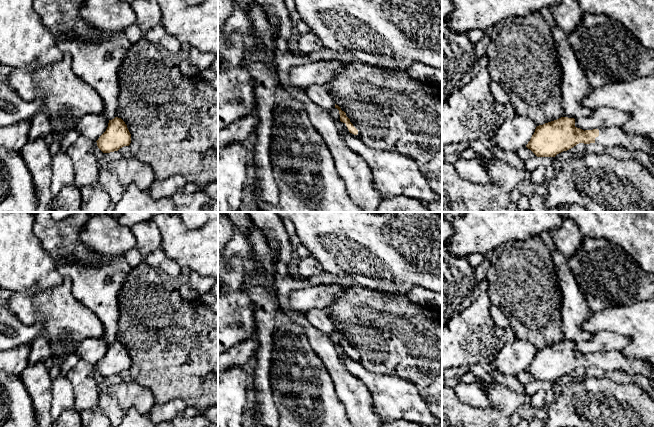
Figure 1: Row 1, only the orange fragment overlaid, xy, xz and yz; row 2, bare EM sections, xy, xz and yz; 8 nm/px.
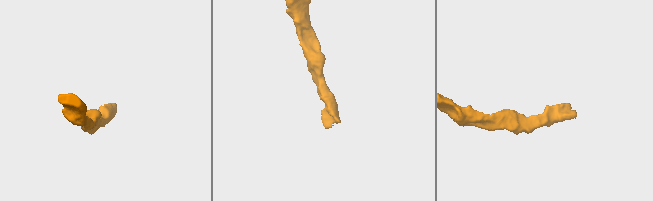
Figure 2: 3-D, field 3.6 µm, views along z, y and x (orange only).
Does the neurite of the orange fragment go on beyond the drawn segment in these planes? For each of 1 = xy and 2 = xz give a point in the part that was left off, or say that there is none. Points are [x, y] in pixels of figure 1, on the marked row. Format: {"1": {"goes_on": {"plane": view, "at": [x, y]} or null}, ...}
{"1": {"goes_on": null}, "2": {"goes_on": {"plane": "xz", "at": [358, 135]}}}

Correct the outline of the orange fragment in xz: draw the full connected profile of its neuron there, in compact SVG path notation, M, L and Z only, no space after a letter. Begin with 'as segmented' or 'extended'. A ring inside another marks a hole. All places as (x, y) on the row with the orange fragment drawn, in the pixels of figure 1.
extended | M335 104L335 108L339 110L340 121L343 123L345 129L352 133L354 136L361 138L360 131L358 127L346 116L346 113L341 110L341 108Z

